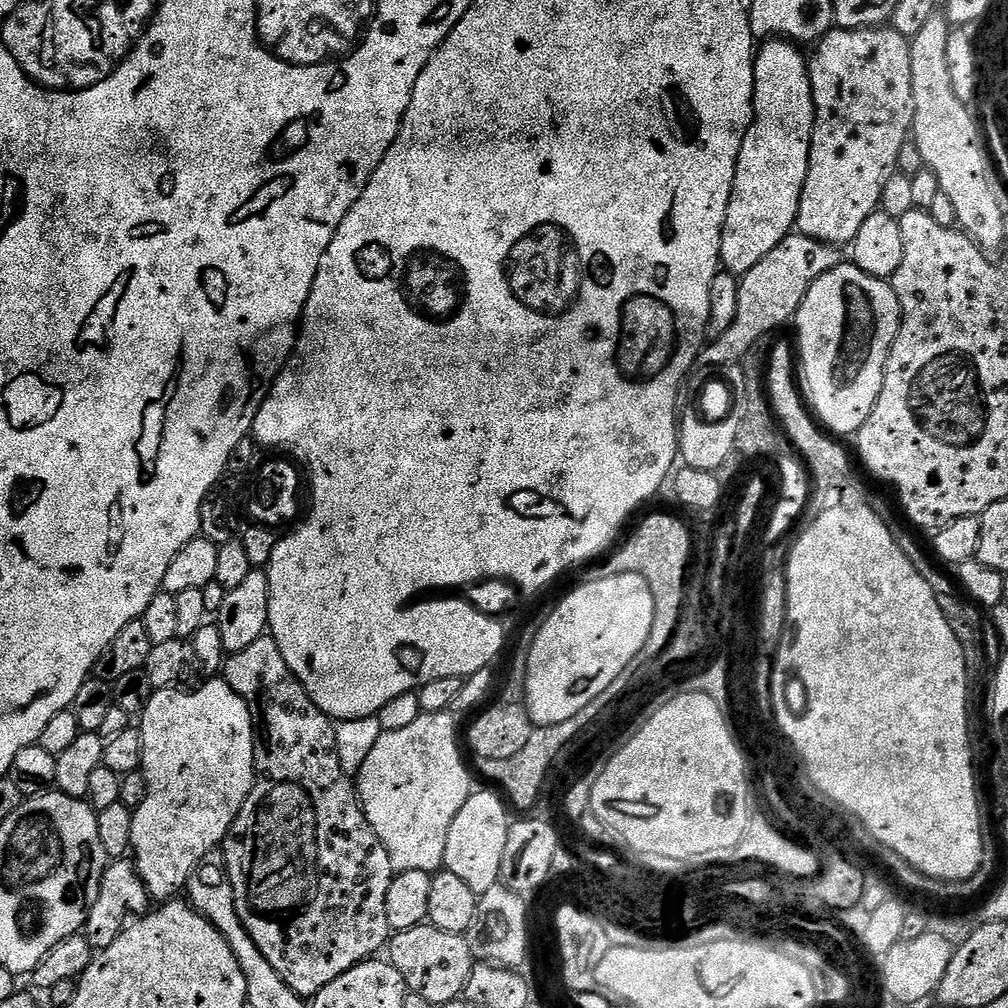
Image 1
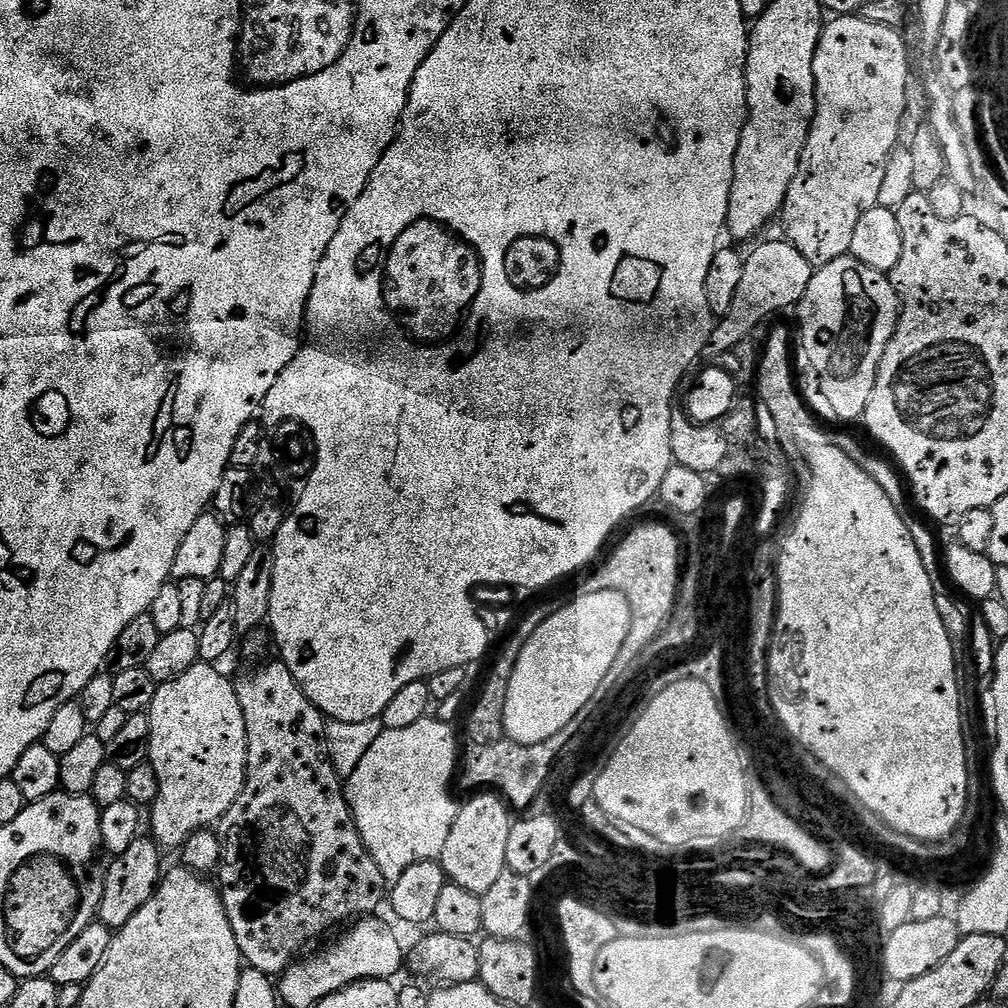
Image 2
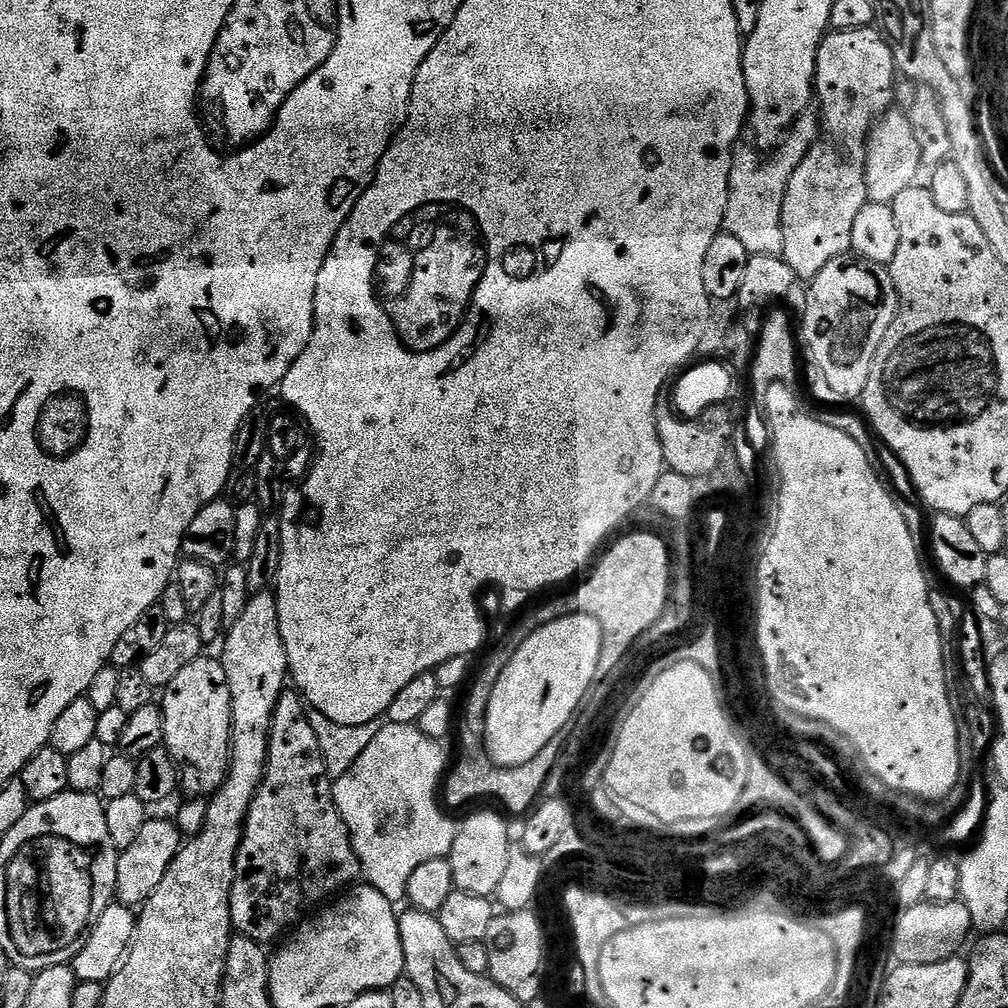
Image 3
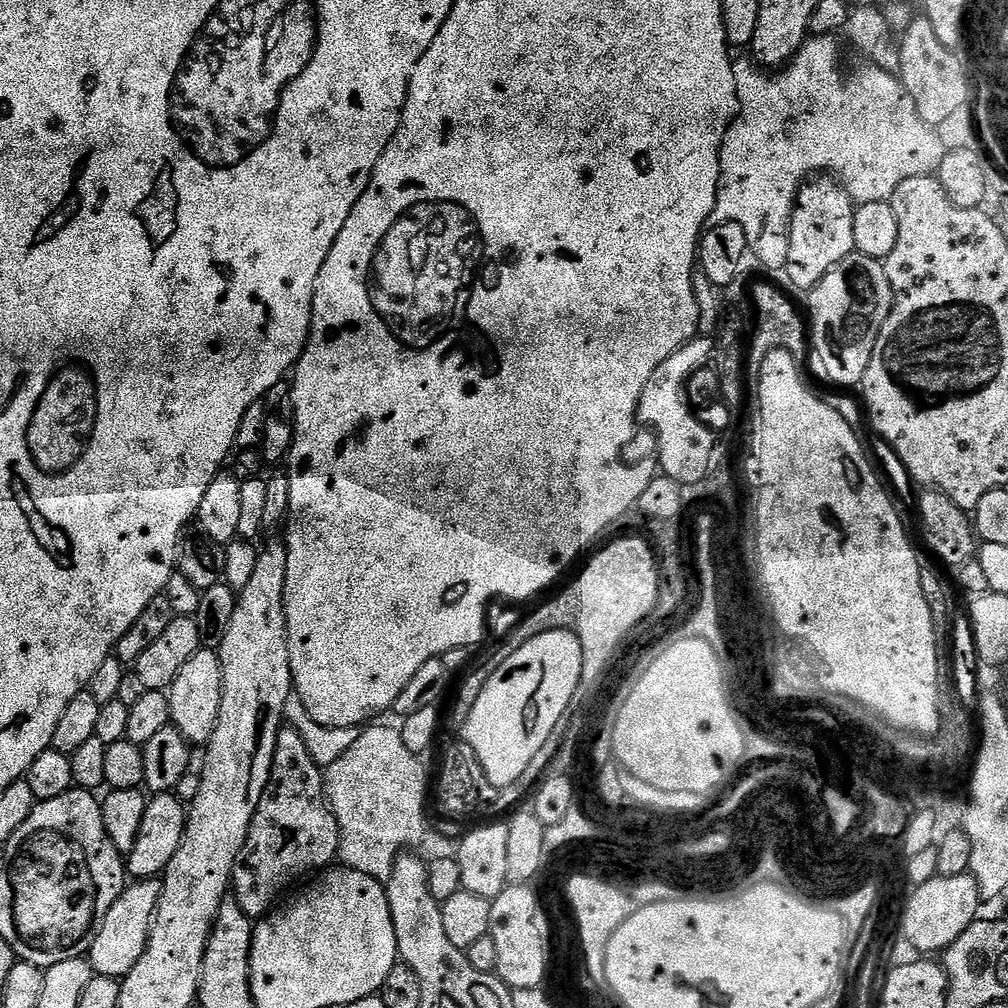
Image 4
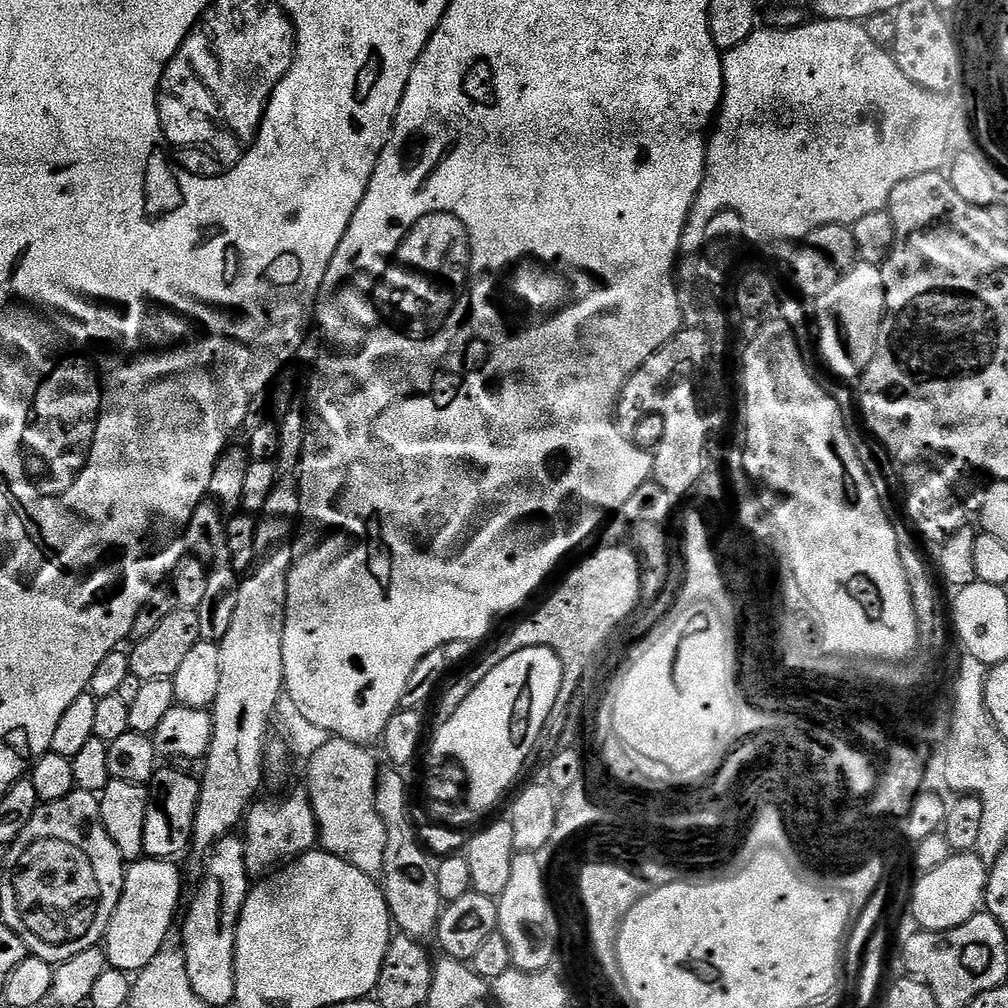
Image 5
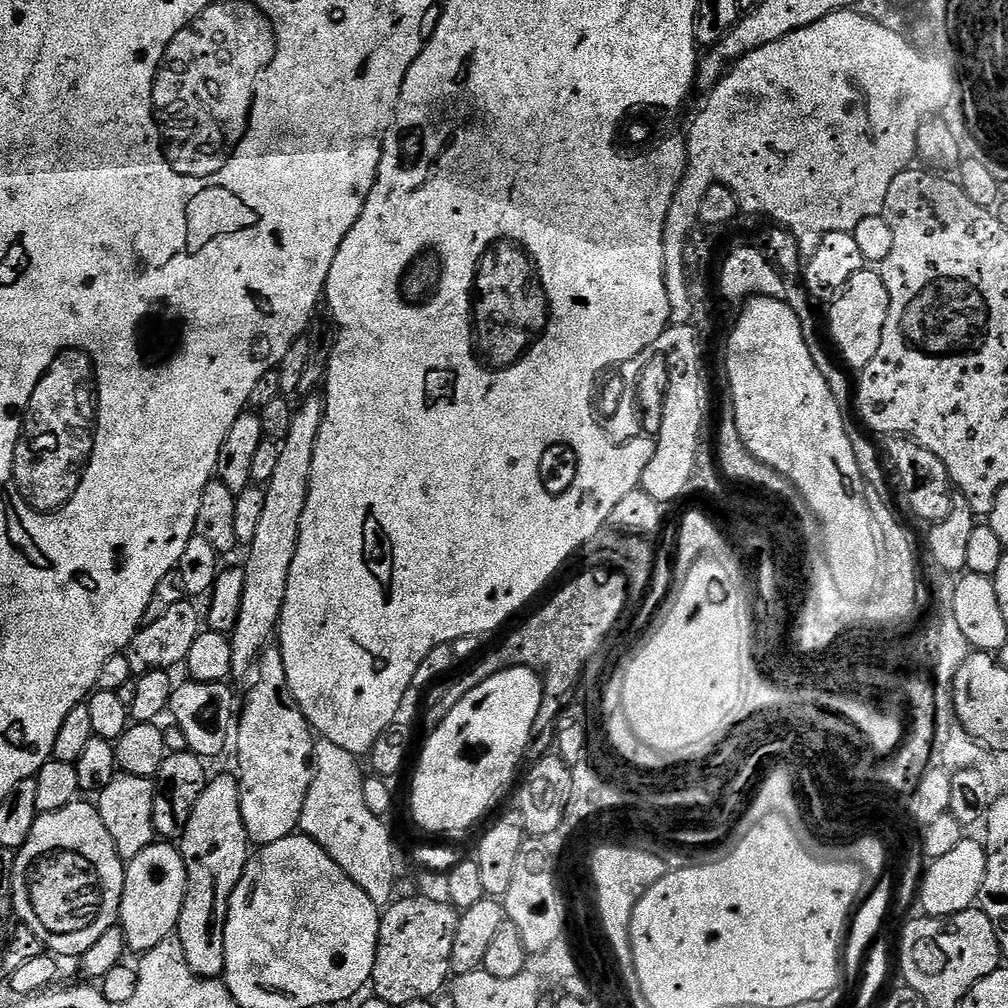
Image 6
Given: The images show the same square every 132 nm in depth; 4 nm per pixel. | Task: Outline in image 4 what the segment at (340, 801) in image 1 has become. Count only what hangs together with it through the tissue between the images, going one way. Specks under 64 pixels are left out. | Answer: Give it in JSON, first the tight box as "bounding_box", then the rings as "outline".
{"bounding_box":[231,727,340,918],"outline":[[[281,727],[274,742],[270,782],[266,782],[262,802],[254,810],[246,842],[242,842],[234,862],[231,895],[246,915],[263,918],[273,911],[275,900],[295,880],[302,879],[307,872],[327,869],[339,854],[340,827],[324,793],[324,772],[310,756],[298,728]]]}

